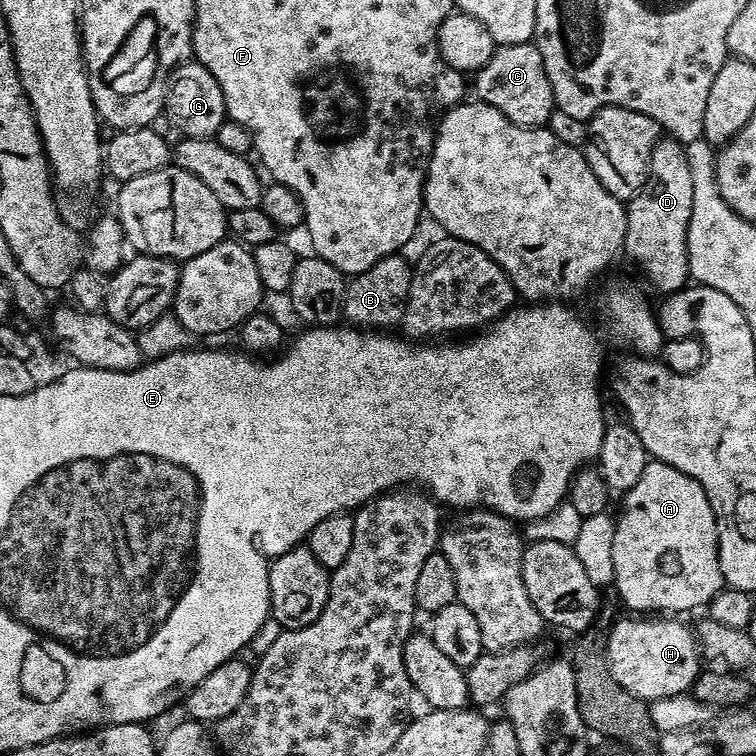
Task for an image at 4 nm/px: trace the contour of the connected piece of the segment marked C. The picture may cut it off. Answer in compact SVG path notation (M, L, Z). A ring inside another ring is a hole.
M535 43L499 45L490 60L475 73L474 79L475 99L479 103L494 106L510 122L521 124L524 128L547 125L554 111L552 83Z

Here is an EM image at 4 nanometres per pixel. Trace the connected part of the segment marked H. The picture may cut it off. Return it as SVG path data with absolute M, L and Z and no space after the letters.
M676 618L632 619L636 620L620 620L606 632L608 665L614 682L645 702L685 695L702 665L702 653L695 631L679 624Z

